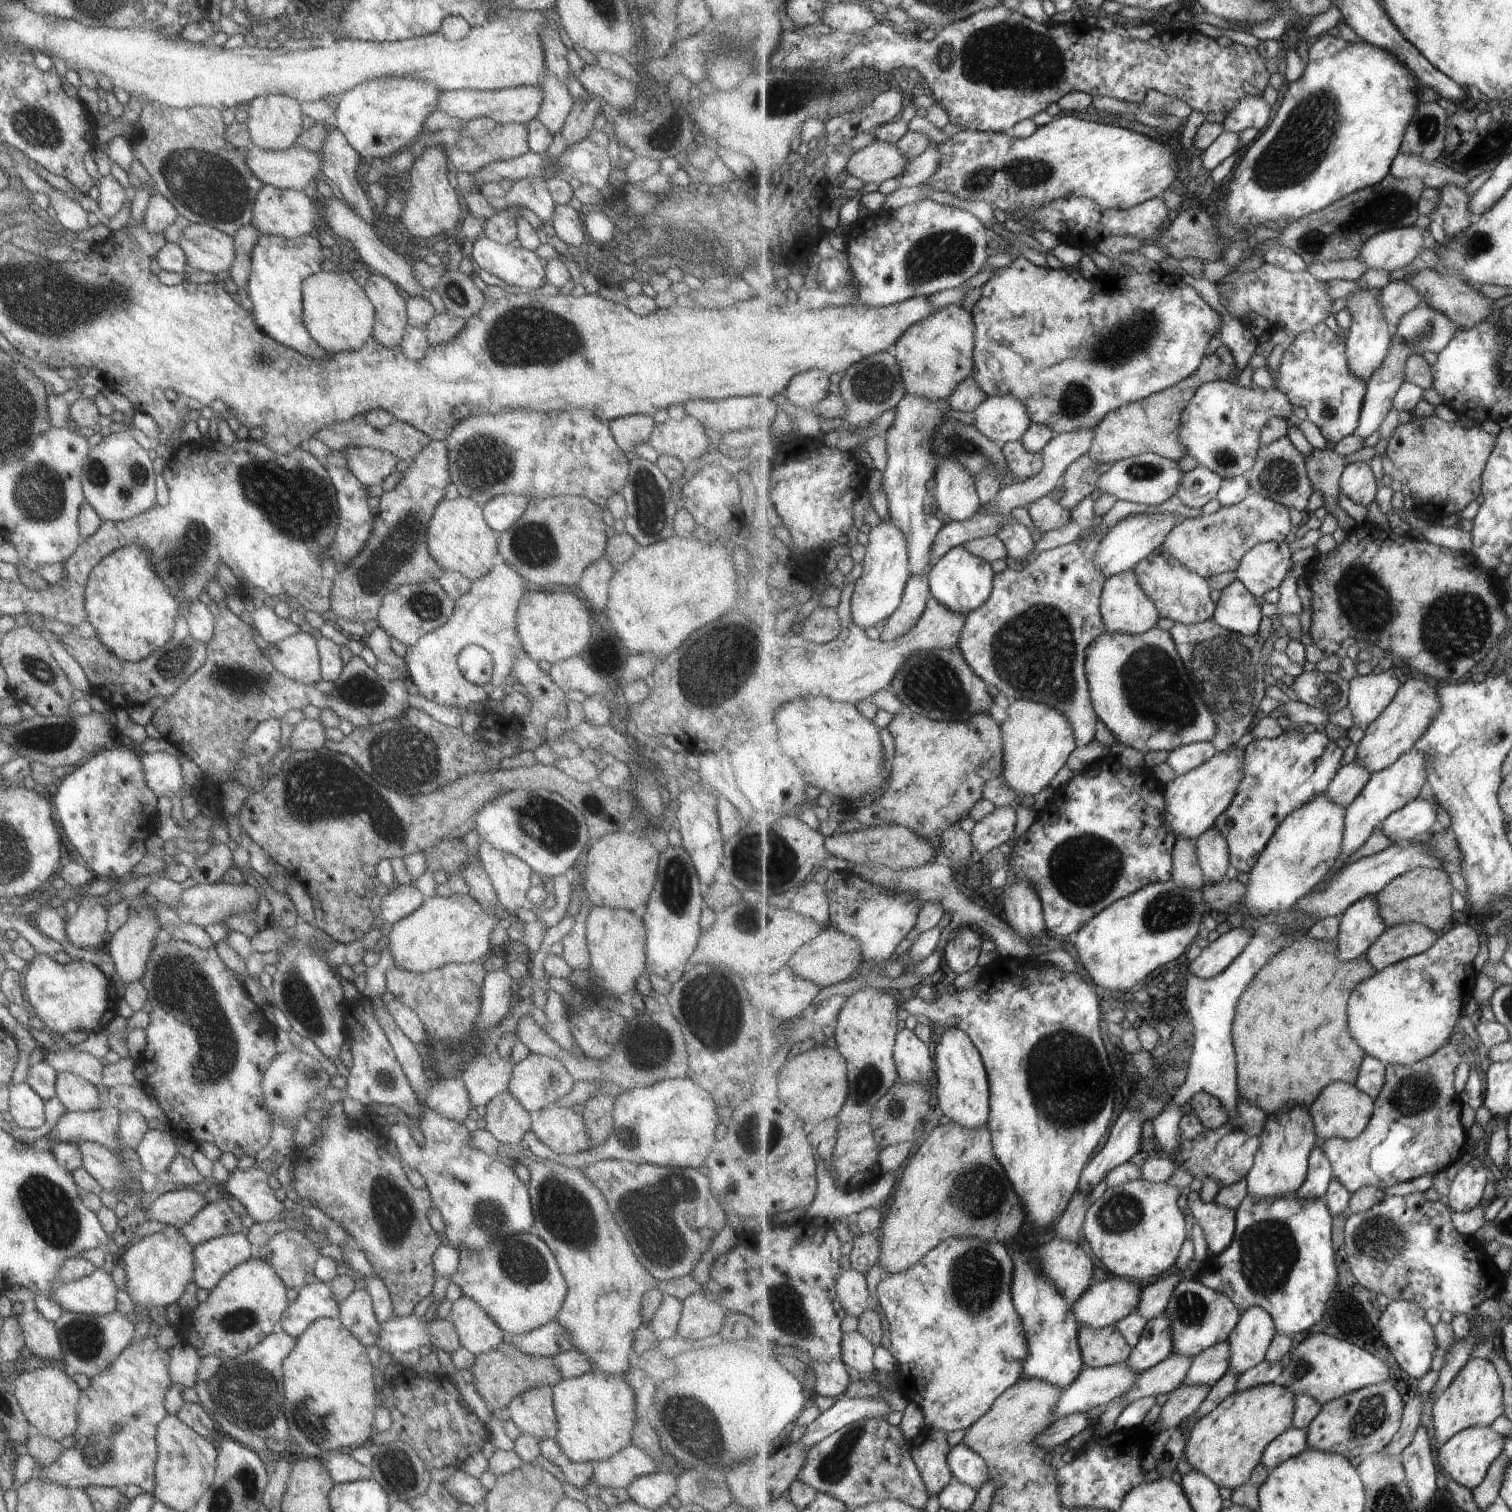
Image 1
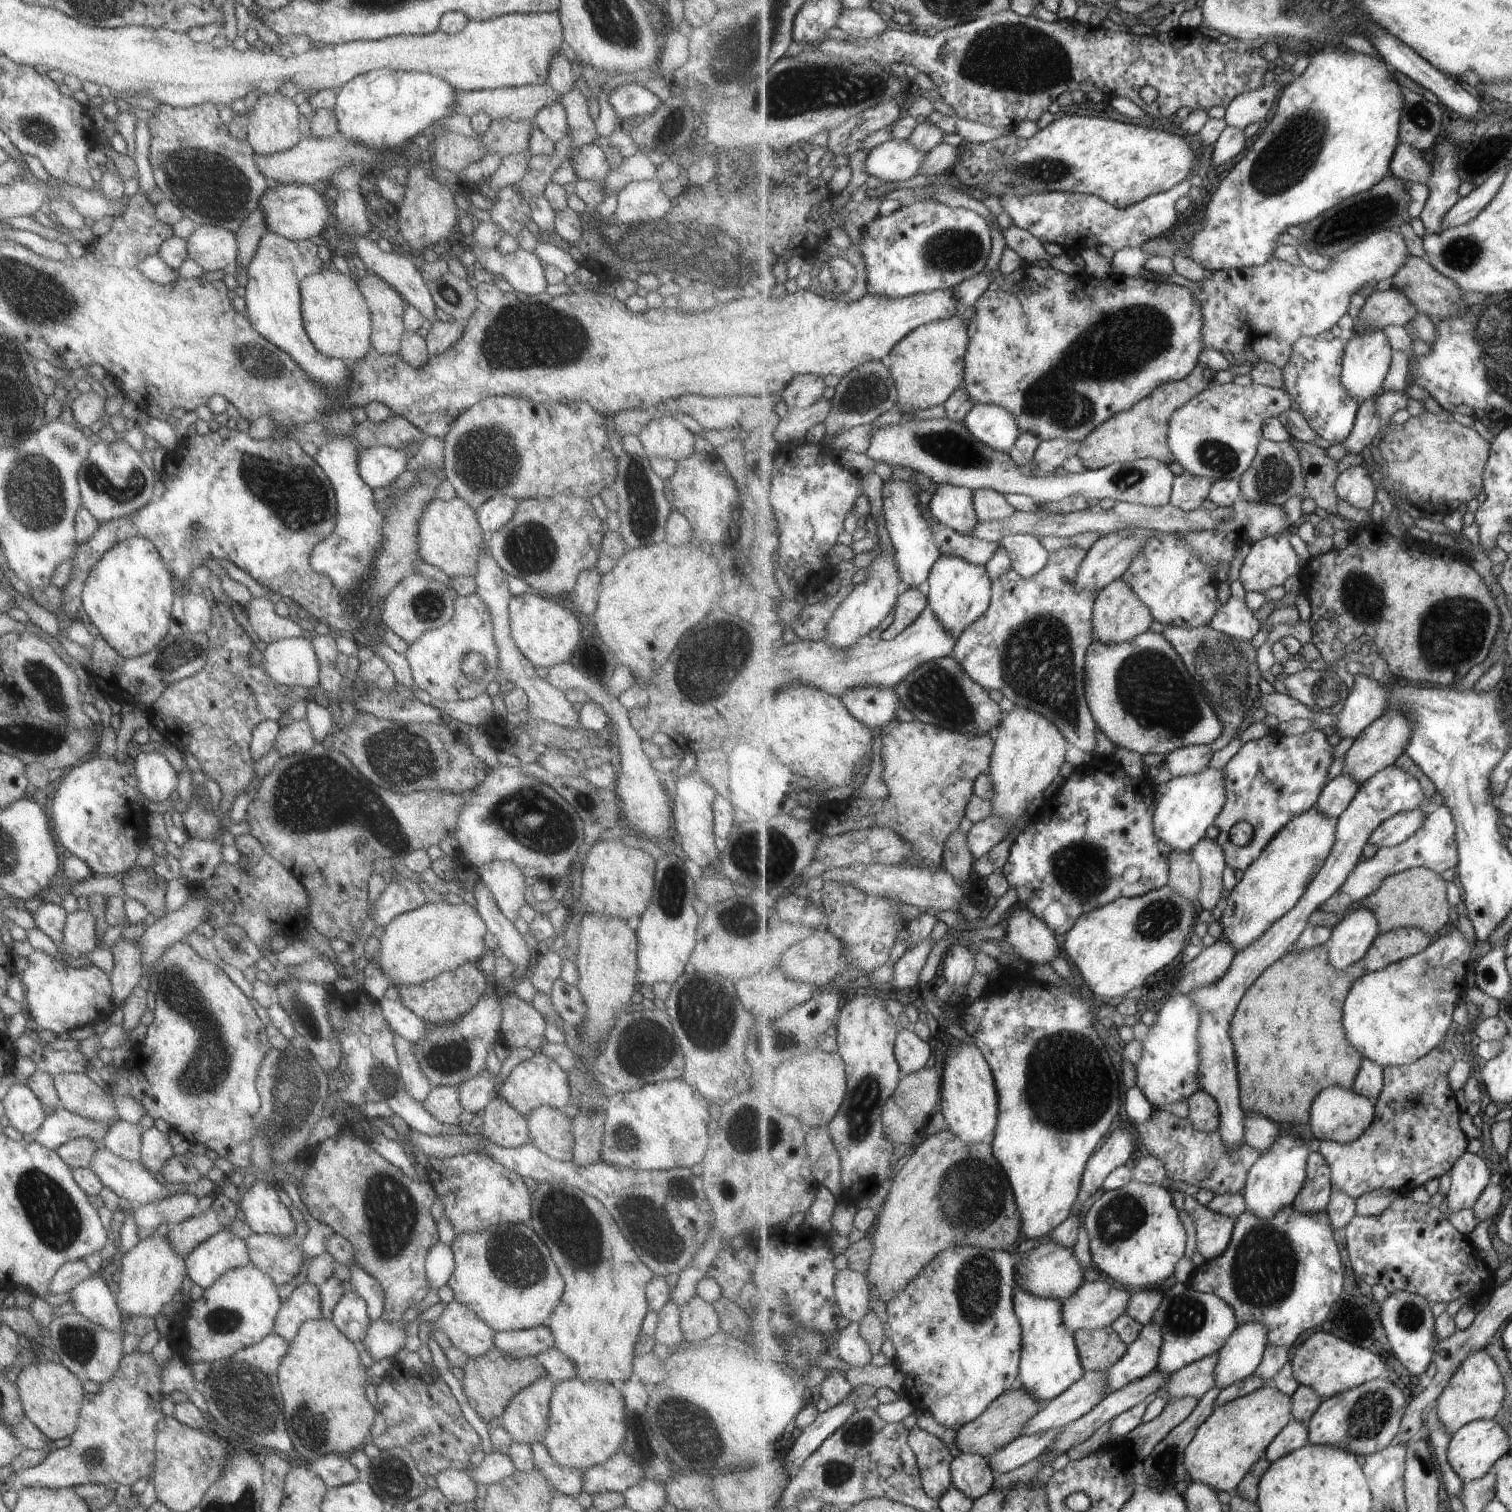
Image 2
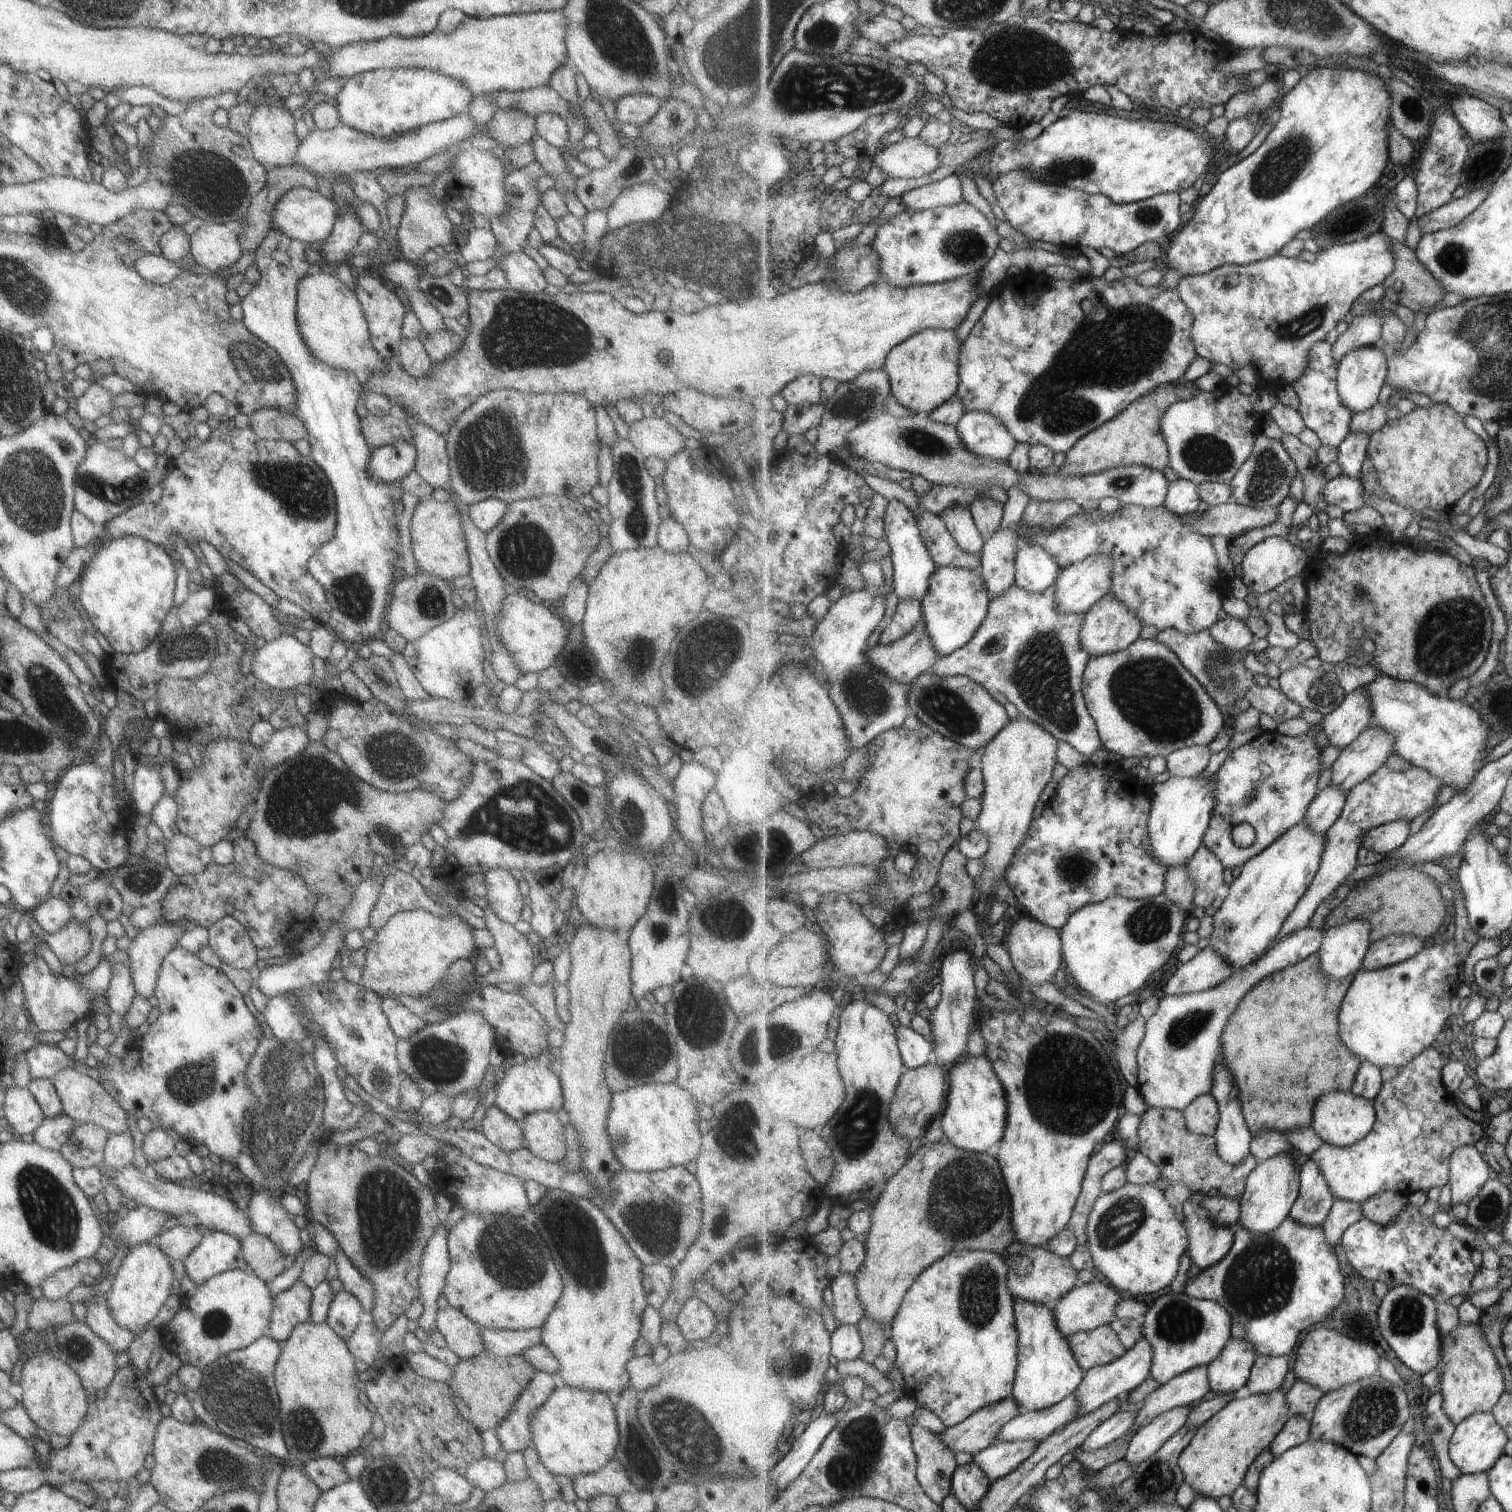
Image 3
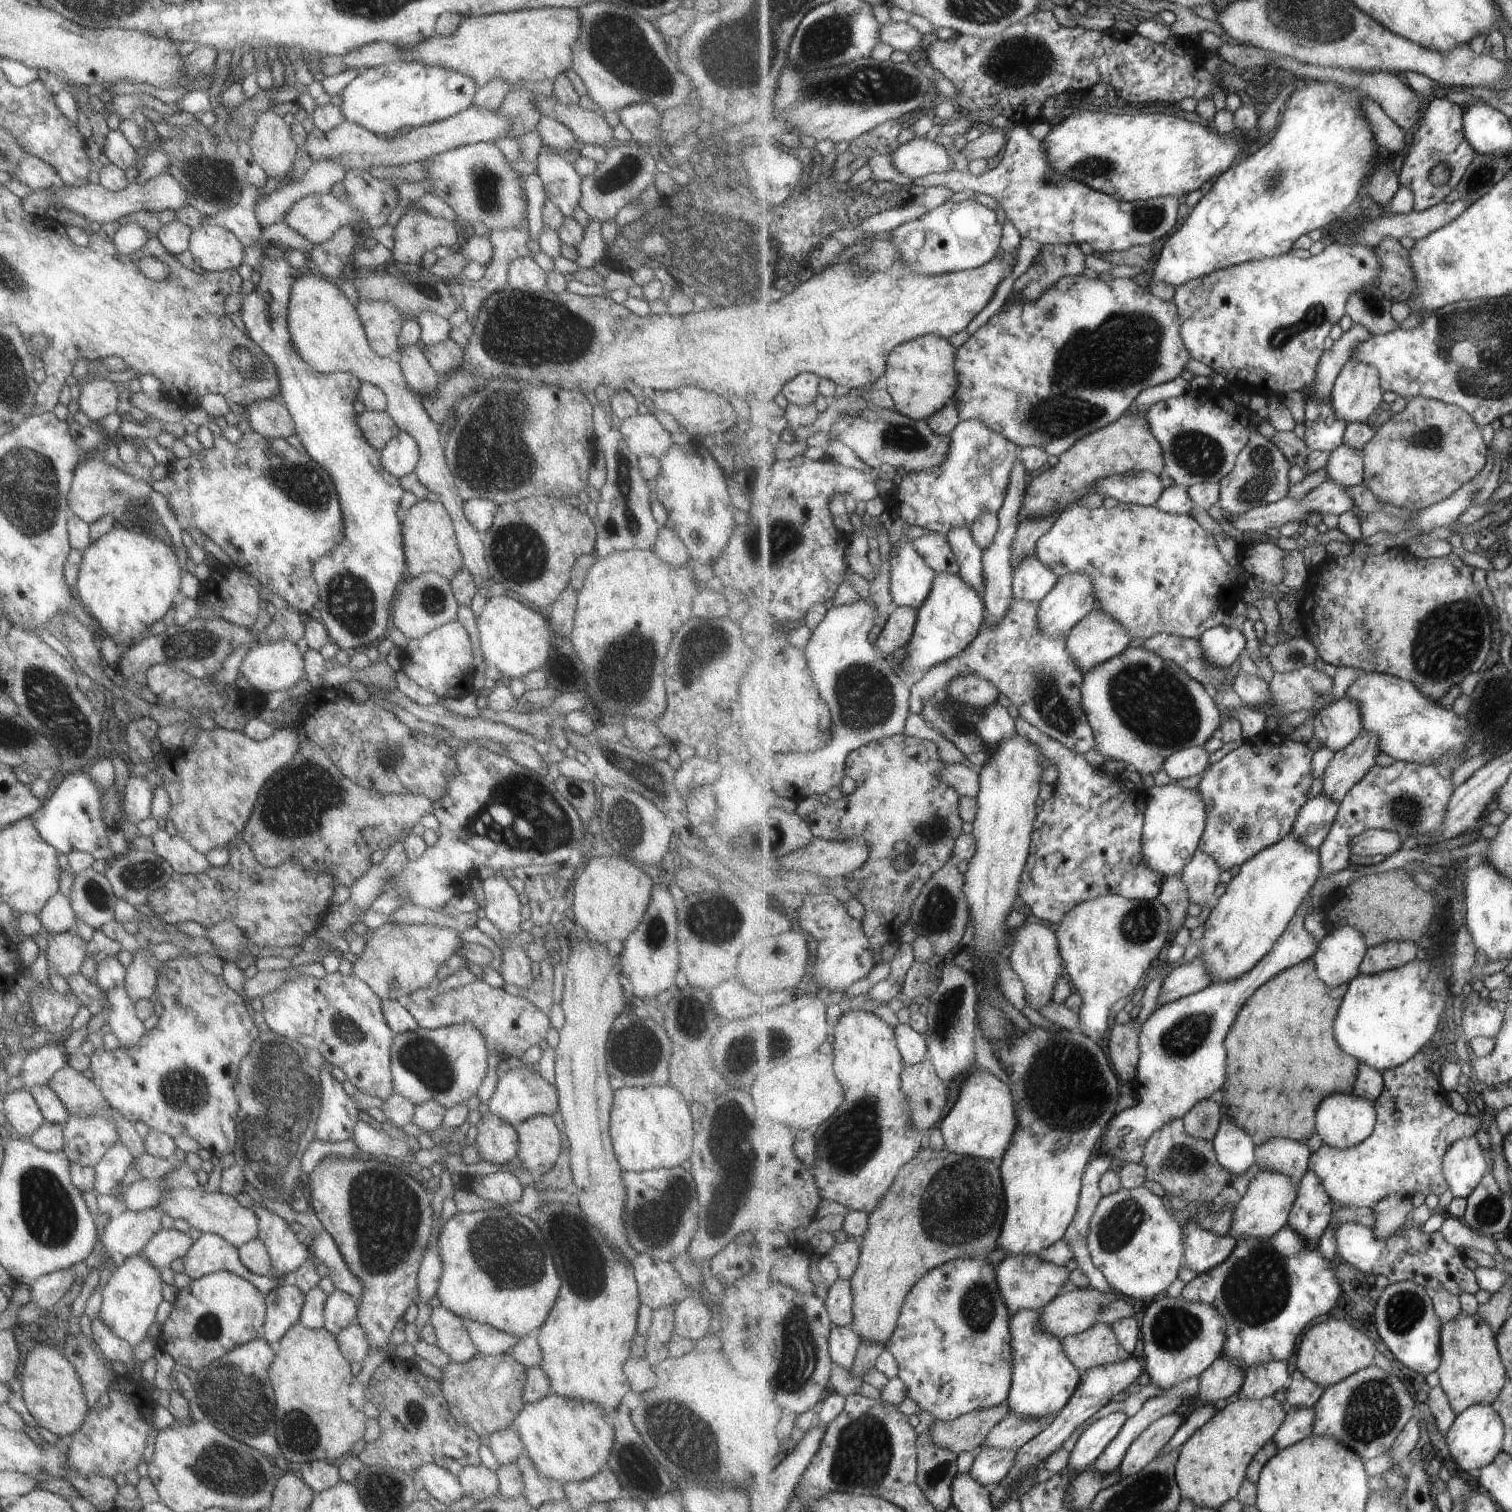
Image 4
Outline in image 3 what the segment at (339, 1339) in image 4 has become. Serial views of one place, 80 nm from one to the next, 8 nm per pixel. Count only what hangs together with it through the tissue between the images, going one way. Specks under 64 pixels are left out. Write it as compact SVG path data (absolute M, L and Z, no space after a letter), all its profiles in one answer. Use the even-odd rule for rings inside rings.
M357 1322L353 1332L343 1338L349 1354L353 1360L361 1360L366 1365L371 1365L377 1352L379 1352L379 1342L381 1342L382 1332L379 1332L373 1322Z

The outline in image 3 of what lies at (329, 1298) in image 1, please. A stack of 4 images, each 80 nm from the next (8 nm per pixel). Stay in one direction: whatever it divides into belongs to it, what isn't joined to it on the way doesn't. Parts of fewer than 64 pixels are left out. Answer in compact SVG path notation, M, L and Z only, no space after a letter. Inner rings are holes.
M299 1282L271 1296L272 1308L264 1335L275 1342L284 1342L293 1328L309 1318L309 1288Z

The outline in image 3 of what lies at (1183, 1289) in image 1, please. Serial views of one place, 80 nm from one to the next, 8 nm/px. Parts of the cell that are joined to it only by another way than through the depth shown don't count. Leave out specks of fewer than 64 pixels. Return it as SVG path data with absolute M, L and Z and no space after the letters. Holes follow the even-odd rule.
M1166 1291L1151 1303L1143 1324L1144 1334L1153 1346L1151 1376L1161 1385L1171 1382L1183 1372L1209 1366L1227 1348L1233 1337L1233 1318L1215 1300L1193 1298L1185 1292Z

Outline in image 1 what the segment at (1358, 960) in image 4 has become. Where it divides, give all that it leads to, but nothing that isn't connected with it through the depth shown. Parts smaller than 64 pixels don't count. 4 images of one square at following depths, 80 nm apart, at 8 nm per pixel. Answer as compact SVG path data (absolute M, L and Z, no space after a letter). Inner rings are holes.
M1375 895L1358 900L1340 917L1337 938L1340 959L1350 961L1365 955L1387 928L1380 913L1380 900Z

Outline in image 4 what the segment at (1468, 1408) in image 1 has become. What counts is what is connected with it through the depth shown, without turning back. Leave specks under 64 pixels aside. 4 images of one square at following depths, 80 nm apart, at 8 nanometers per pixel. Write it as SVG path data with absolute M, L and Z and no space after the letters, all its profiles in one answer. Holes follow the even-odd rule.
M1459 1312L1441 1328L1441 1367L1438 1369L1440 1386L1449 1394L1457 1415L1473 1404L1491 1404L1499 1398L1508 1384L1508 1369L1501 1359L1496 1333L1485 1316Z

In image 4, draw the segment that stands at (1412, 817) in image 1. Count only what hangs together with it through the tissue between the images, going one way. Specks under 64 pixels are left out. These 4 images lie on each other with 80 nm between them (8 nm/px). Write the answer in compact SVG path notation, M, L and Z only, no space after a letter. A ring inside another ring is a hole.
M1369 829L1352 837L1352 854L1373 857L1383 854L1389 856L1403 846L1401 834L1387 830Z

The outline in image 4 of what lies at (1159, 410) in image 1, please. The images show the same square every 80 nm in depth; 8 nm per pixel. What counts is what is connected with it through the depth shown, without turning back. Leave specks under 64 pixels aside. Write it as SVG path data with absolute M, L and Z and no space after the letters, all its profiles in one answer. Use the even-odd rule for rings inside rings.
M1130 407L1117 422L1093 432L1079 440L1068 452L1063 452L1058 457L1056 465L1046 467L1032 475L1025 494L1025 506L1019 514L1017 526L1021 528L1025 520L1041 520L1049 516L1058 516L1071 504L1079 501L1084 494L1097 491L1103 480L1129 474L1129 472L1143 471L1157 475L1165 472L1164 449L1151 432L1145 411L1137 414Z

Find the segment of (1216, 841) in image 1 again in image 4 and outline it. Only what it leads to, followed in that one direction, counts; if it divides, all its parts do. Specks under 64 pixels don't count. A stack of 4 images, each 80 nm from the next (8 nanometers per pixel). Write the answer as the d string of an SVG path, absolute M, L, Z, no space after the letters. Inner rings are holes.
M1198 850L1193 860L1182 872L1183 880L1189 888L1191 903L1200 907L1213 908L1218 903L1215 897L1221 884L1222 869L1213 856Z

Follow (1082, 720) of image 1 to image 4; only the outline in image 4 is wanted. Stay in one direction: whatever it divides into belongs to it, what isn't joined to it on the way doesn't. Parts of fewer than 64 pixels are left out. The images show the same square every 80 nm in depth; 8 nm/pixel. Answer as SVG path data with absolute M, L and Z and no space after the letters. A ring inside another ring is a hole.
M1013 600L1011 610L1001 624L989 626L985 623L980 636L961 655L928 671L923 679L911 687L911 699L919 698L919 702L915 702L915 706L919 704L915 710L923 712L923 702L935 694L941 696L949 680L965 674L977 674L995 684L1003 699L1018 709L1020 717L1036 725L1050 738L1075 753L1087 754L1091 749L1096 751L1097 740L1085 714L1082 698L1085 672L1073 664L1065 638L1041 636L1039 606L1041 601Z

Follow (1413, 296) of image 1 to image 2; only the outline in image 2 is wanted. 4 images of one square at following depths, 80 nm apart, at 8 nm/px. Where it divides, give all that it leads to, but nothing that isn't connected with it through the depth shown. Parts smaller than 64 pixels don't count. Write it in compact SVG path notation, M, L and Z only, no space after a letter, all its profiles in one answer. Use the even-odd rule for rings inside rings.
M1393 286L1386 291L1371 293L1361 304L1354 329L1351 333L1345 334L1346 339L1371 325L1405 326L1418 313L1417 305L1412 303L1411 298Z

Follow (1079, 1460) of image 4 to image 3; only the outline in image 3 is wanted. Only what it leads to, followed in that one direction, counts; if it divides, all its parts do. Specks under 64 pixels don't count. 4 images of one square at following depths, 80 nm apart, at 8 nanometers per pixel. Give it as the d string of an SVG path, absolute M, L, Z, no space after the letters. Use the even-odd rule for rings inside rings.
M1123 1410L1113 1414L1107 1422L1101 1424L1084 1444L1081 1444L1080 1450L1087 1453L1092 1453L1094 1450L1103 1448L1111 1442L1115 1442L1121 1438L1125 1432L1131 1430L1131 1424L1137 1422L1137 1414L1139 1410Z

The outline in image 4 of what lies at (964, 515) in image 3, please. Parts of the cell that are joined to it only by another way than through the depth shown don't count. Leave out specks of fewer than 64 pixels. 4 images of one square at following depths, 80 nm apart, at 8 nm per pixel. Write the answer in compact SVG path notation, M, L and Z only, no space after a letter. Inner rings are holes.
M953 528L946 538L959 562L961 570L959 576L977 592L983 594L985 590L984 552L979 548L979 542L973 536L971 528Z

